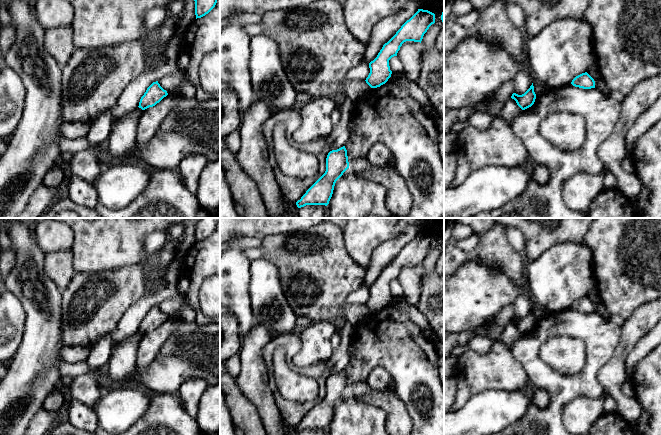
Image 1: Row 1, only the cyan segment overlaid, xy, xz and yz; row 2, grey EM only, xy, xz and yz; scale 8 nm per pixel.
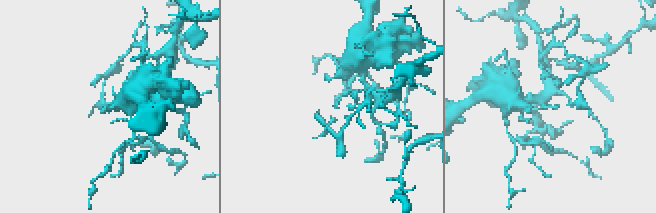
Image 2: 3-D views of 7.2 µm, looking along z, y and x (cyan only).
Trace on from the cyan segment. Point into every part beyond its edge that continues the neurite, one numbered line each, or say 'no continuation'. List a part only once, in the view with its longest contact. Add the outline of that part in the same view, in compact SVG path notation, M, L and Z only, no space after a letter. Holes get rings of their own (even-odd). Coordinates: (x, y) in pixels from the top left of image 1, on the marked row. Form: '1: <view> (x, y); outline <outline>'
no continuation

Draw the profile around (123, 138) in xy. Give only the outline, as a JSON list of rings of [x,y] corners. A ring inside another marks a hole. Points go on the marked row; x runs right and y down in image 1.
[[[137,108],[129,117],[115,119],[107,139],[110,161],[126,161],[137,144],[137,125],[143,110]]]

